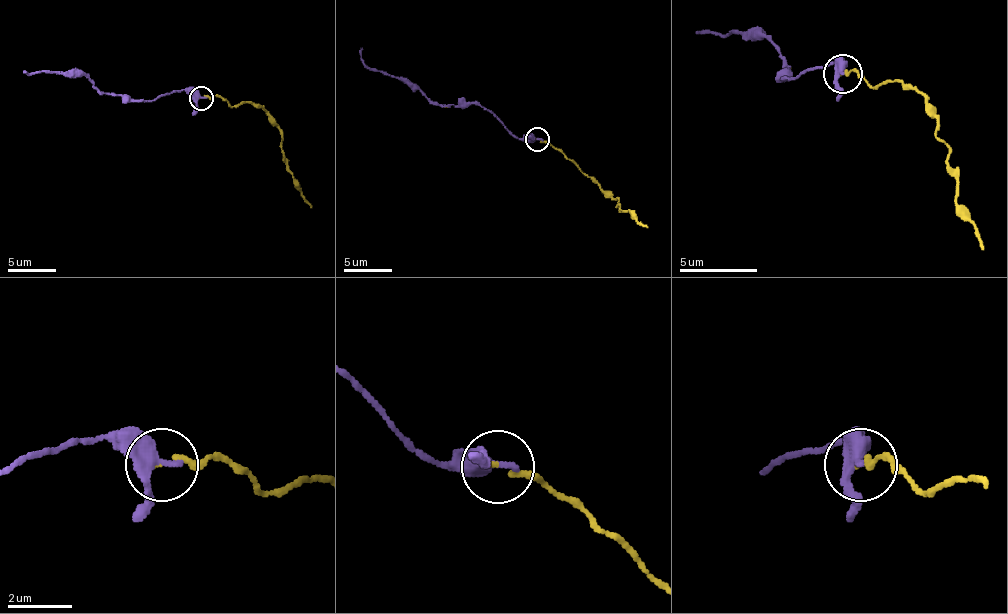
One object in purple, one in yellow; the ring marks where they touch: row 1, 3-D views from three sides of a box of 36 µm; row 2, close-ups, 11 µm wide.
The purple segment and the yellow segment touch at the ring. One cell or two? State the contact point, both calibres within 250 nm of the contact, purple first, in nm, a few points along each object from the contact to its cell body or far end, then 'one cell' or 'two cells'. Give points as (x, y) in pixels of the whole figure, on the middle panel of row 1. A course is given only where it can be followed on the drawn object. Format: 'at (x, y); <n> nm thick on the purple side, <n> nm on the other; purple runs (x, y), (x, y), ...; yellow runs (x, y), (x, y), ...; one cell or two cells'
at (537, 139); 380 nm thick on the purple side, 160 nm on the other; purple runs (537, 139), (518, 139), (491, 112), (472, 103), (434, 105), (419, 91), (381, 71), (369, 69), (361, 47); yellow runs (537, 139), (559, 148), (605, 192), (614, 199), (617, 197), (617, 206), (629, 211), (648, 228); one cell

